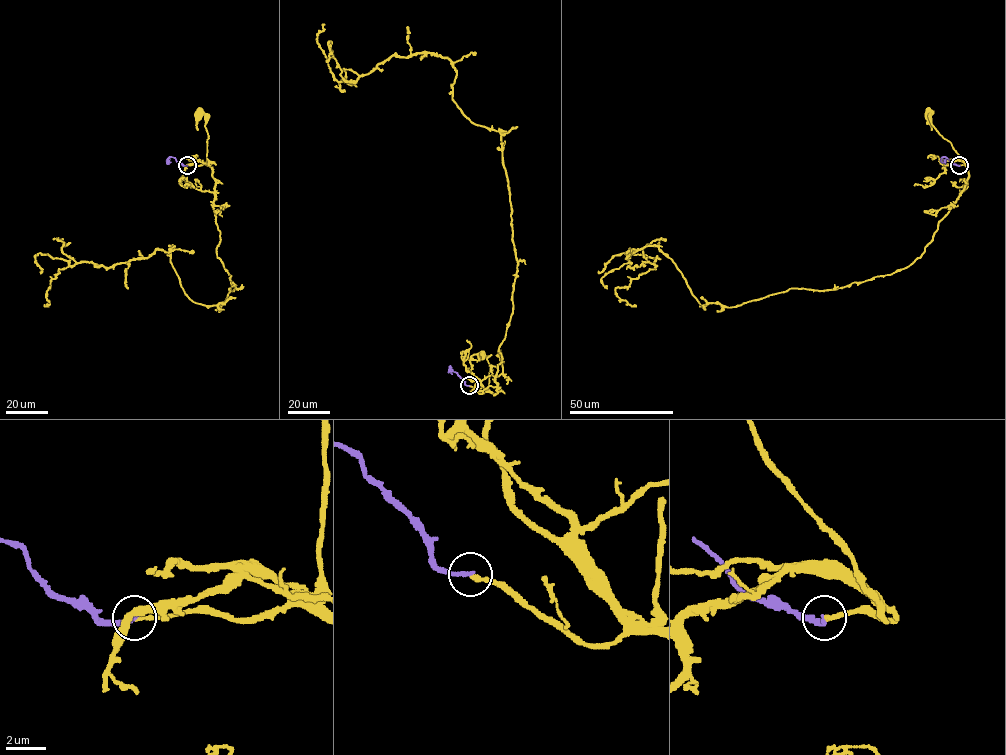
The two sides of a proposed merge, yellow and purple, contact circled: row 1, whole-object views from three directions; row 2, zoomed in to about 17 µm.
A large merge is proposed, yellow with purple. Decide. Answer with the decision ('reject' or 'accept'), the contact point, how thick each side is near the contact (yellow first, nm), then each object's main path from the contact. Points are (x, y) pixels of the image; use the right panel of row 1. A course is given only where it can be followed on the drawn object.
accept; at (959, 165); 220 nm thick on the yellow side, 240 nm on the other; yellow runs (959, 165), (966, 165), (932, 125), (930, 112); purple runs (959, 165), (945, 157), (941, 161), (948, 159)

